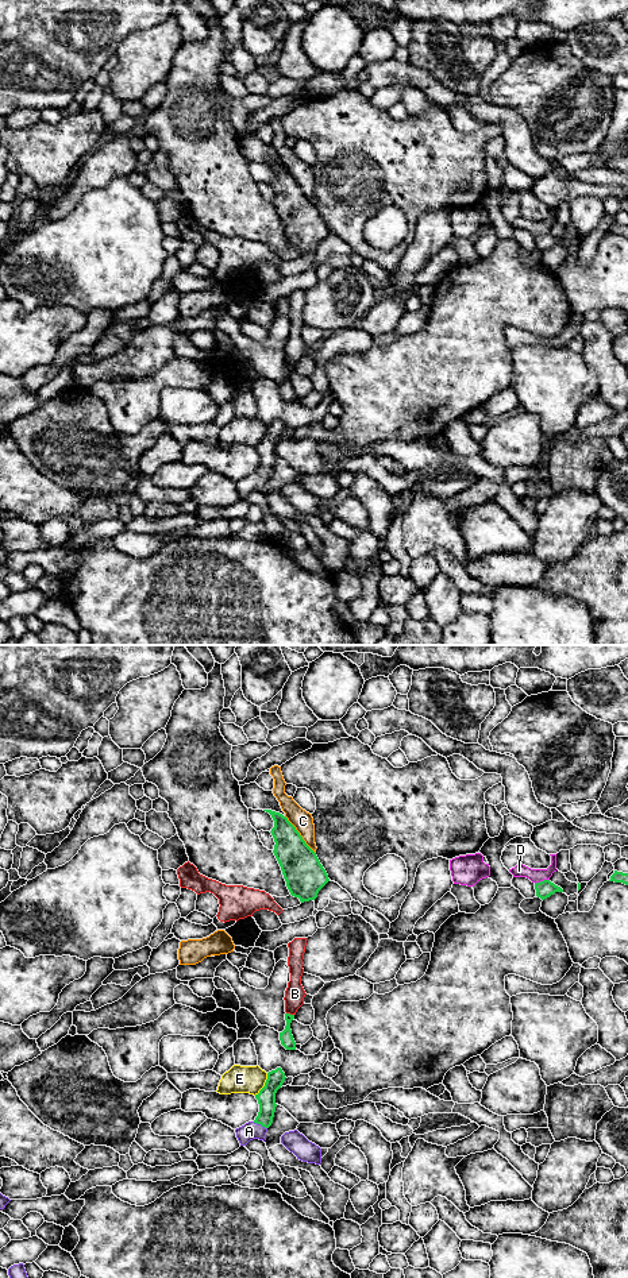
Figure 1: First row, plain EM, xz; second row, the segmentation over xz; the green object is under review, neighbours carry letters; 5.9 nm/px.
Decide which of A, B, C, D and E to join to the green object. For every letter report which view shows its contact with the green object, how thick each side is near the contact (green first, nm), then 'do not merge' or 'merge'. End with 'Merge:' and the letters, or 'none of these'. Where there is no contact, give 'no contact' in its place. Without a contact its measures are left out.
A: meets green in xz; 110 nm thick on the green side, 100 nm on the other; merge
B: meets green in xz; 80 nm thick on the green side, 120 nm on the other; do not merge
C: meets green in xz; 240 nm thick on the green side, 120 nm on the other; do not merge
D: meets green in xz; 100 nm thick on the green side, 80 nm on the other; do not merge
E: meets green in xz; 110 nm thick on the green side, 160 nm on the other; do not merge
Merge: A

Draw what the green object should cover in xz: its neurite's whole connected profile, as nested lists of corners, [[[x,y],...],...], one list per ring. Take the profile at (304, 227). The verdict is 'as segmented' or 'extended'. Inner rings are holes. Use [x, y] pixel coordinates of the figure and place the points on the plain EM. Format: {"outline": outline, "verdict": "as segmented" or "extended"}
{"outline": [[[263,162],[274,173],[274,208],[281,219],[286,239],[301,255],[315,252],[330,233],[316,205],[305,196],[296,179],[280,165]]], "verdict": "as segmented"}

